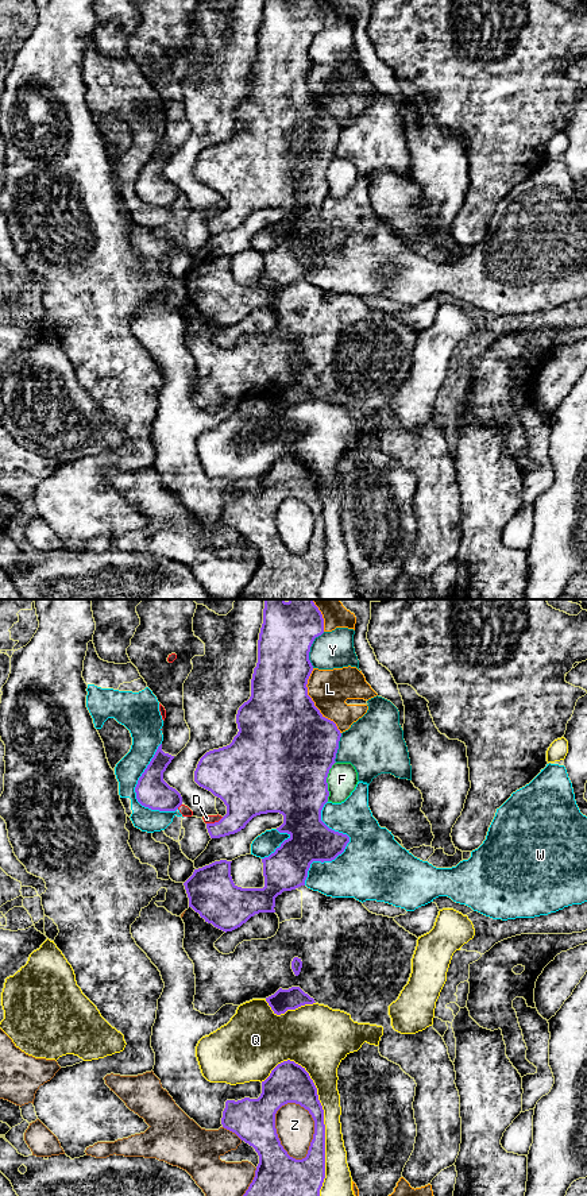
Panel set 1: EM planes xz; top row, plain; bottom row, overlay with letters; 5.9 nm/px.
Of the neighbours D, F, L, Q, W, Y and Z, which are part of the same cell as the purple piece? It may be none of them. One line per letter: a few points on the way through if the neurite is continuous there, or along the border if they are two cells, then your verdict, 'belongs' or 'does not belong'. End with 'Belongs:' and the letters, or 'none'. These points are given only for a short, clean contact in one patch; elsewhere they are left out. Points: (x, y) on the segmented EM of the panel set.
D: does not belong
F: does not belong
L: does not belong
Q: does not belong
W: does not belong
Y: does not belong
Z: does not belong
Belongs: none

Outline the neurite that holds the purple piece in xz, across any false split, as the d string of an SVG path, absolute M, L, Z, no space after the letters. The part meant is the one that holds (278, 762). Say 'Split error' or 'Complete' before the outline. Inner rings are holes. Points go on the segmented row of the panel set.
Complete. M264 599L264 609L263 609L263 624L259 633L258 640L258 663L254 668L252 679L251 679L251 697L247 702L244 702L236 714L236 724L237 724L237 734L233 737L232 742L227 746L213 749L206 752L198 761L197 768L194 771L194 782L211 791L215 796L220 798L224 805L227 806L227 814L215 823L206 823L208 833L211 838L220 838L229 834L235 834L246 827L246 825L256 815L267 814L267 813L279 813L283 815L283 823L277 827L279 833L287 833L290 837L285 840L279 848L275 849L274 853L271 853L269 857L262 859L263 863L263 876L264 876L264 887L263 888L242 888L237 887L231 876L231 863L227 860L215 861L209 865L205 865L202 868L194 869L193 875L184 883L188 898L189 898L189 907L192 907L196 913L200 914L201 918L205 919L205 922L212 923L215 927L223 930L223 931L232 931L237 927L240 927L243 923L246 923L251 917L259 913L275 913L275 898L281 895L283 891L291 891L301 886L305 886L305 880L308 877L308 871L310 868L310 864L313 861L332 861L339 854L341 854L350 842L350 837L347 834L335 832L329 829L323 821L321 821L321 810L324 805L328 802L329 791L328 791L328 783L327 778L329 773L329 769L336 763L336 753L339 749L339 741L341 737L340 730L337 729L336 724L328 718L325 718L320 710L314 706L314 702L308 695L308 679L313 671L313 665L309 660L309 652L310 647L316 637L321 636L324 633L324 618L318 607L314 605L313 599L289 599L287 602L285 599Z

